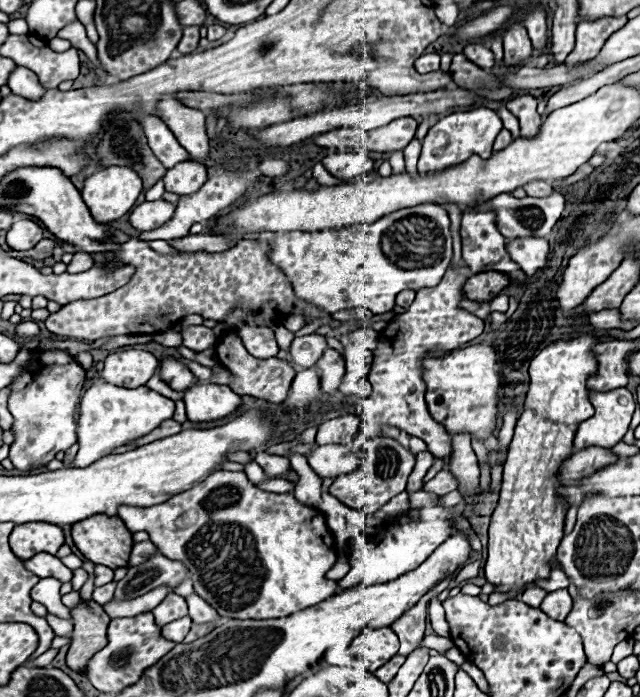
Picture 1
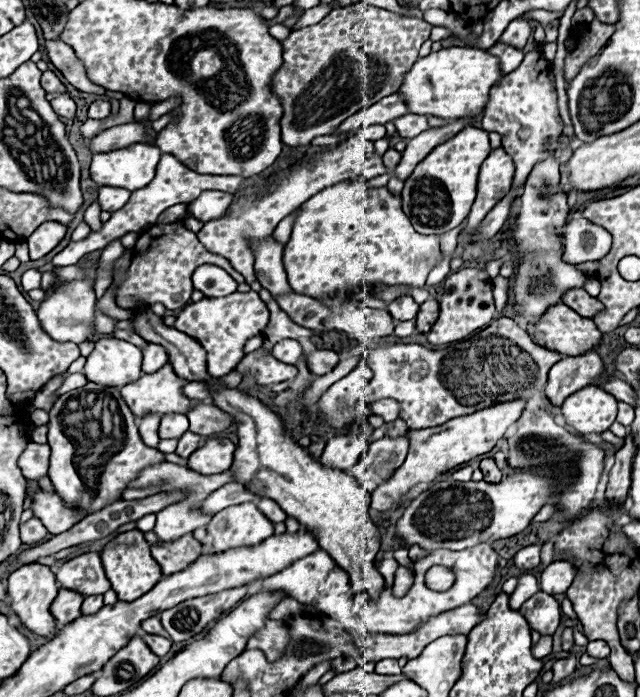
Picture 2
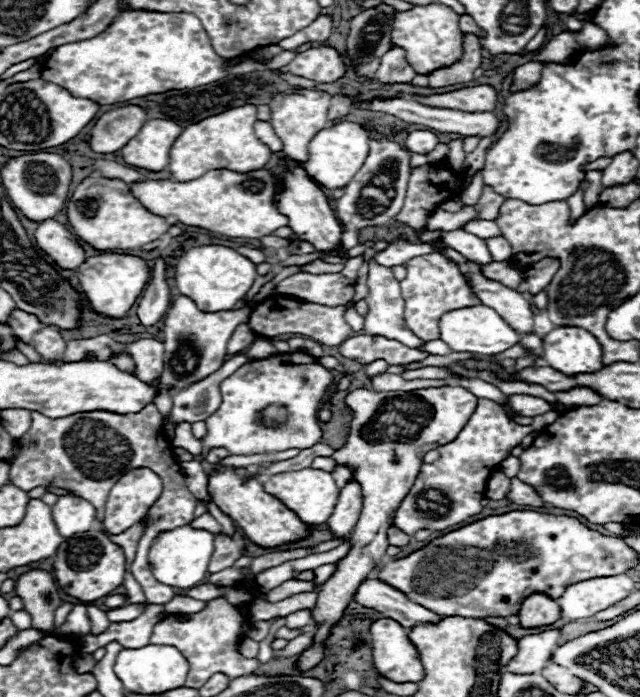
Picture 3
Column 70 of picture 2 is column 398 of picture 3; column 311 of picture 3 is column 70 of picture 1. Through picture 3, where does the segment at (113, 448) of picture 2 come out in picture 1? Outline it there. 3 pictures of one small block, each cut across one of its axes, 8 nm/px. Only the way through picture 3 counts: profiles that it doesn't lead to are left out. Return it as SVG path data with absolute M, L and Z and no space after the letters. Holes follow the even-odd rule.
M80 602L76 608L72 608L72 618L74 634L66 664L70 670L84 674L88 660L108 642L106 628L110 624L110 616L96 602Z

